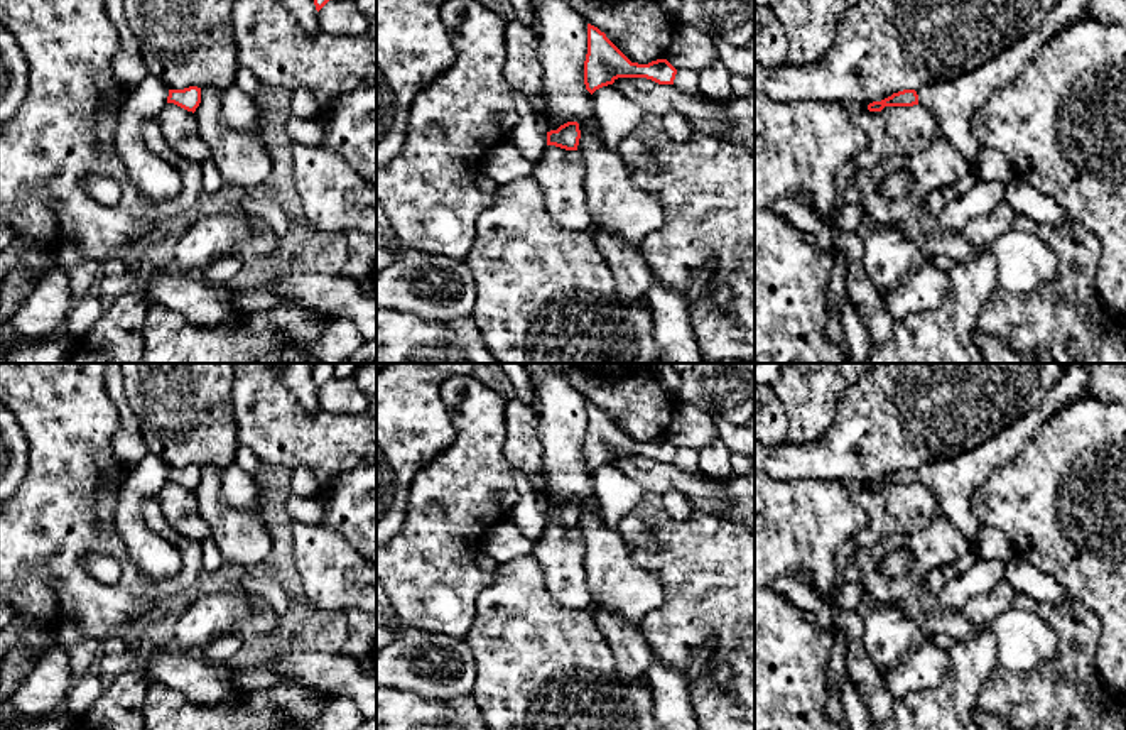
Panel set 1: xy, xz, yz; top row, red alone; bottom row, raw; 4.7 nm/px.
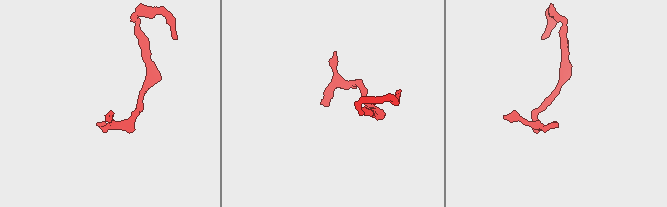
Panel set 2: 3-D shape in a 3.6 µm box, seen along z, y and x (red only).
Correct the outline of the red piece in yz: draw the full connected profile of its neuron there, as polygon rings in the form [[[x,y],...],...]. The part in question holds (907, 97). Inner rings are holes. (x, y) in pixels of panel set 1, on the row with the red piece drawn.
[[[1058,0],[1045,22],[1021,37],[1015,46],[1001,51],[991,61],[962,76],[932,83],[925,88],[903,90],[868,105],[869,112],[885,106],[923,106],[934,115],[950,145],[971,164],[977,176],[979,142],[971,130],[974,112],[1003,84],[1010,83],[1038,51],[1062,29],[1075,20],[1091,19],[1089,0]]]

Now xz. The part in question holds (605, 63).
[[[587,24],[587,54],[584,84],[593,95],[618,78],[647,78],[658,84],[674,84],[677,69],[667,59],[648,64],[631,63],[598,27]]]

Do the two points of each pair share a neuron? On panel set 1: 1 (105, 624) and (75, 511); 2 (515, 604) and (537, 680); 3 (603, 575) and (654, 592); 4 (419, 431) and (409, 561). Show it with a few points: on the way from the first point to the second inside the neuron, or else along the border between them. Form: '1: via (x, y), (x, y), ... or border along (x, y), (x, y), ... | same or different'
1: via (83, 595), (75, 587), (75, 539) | same
2: via (517, 622), (520, 637), (535, 661) | same
3: via (615, 582), (630, 592), (642, 592) | same
4: border along (446, 448), (414, 477), (406, 512) | different

